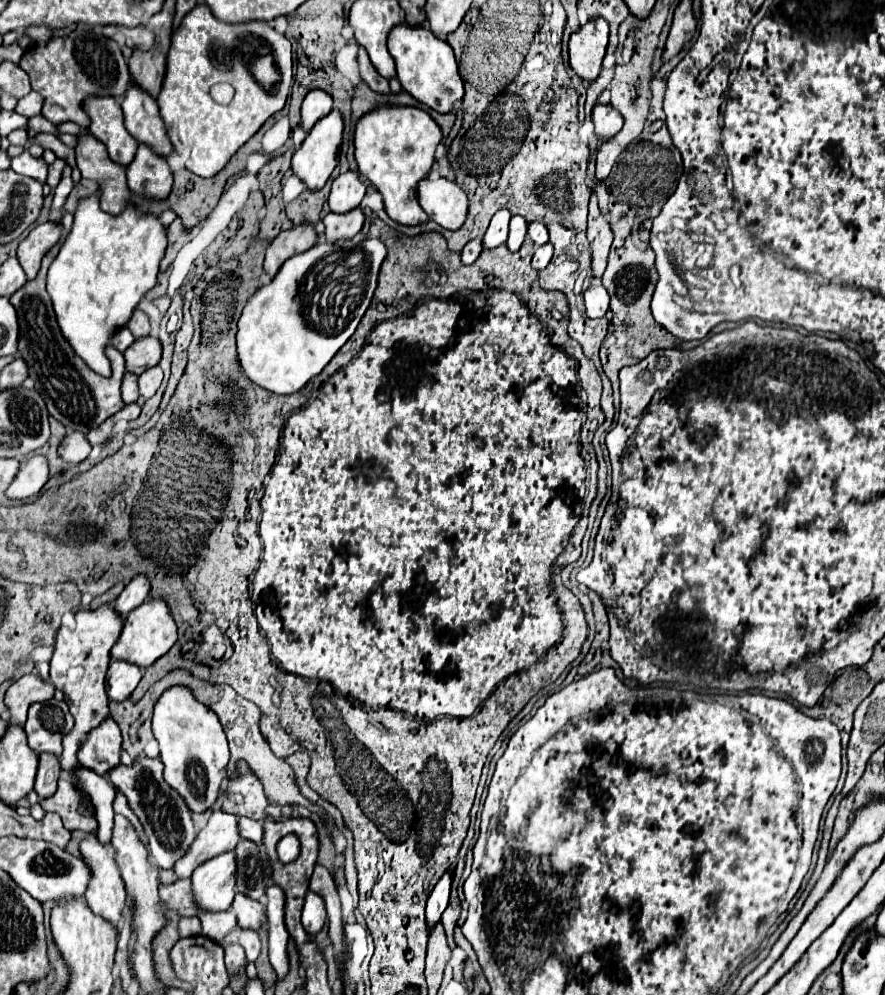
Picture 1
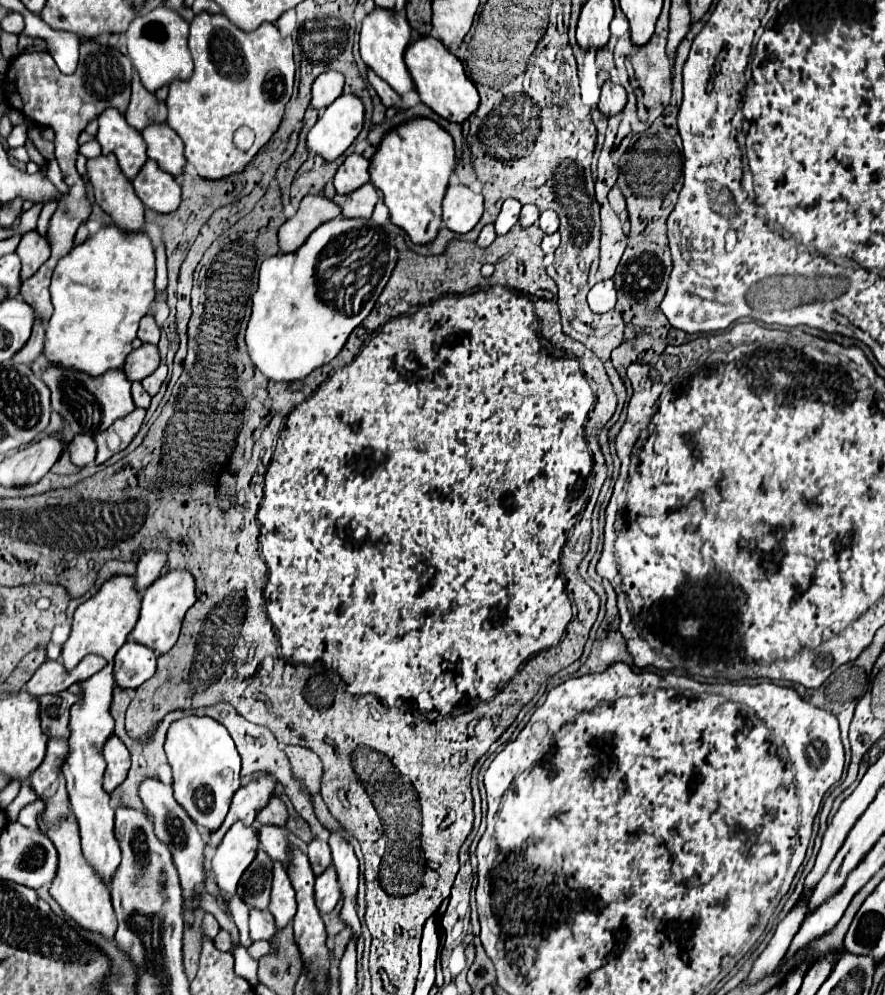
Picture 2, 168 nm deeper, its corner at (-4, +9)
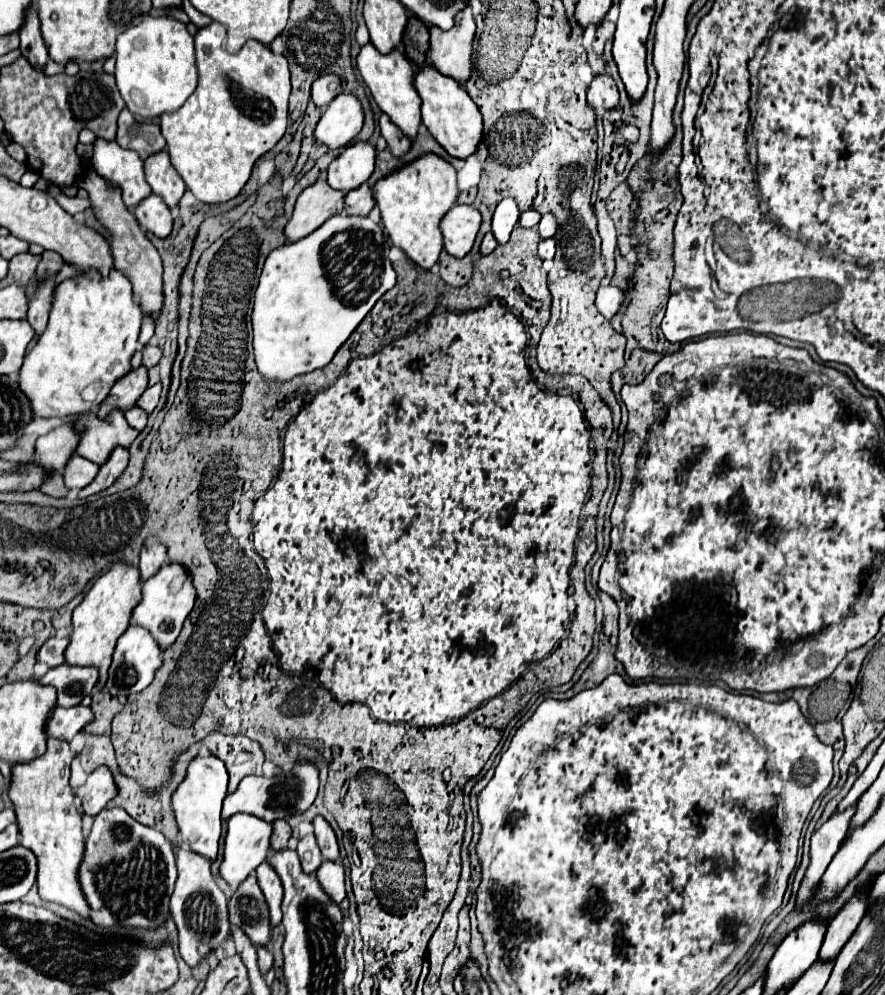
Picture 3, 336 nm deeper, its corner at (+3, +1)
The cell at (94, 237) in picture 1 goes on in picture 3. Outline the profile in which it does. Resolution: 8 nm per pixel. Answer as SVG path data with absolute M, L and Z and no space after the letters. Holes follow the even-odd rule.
M115 267L109 269L109 275L101 275L97 269L87 269L55 285L49 325L25 357L19 373L19 387L31 399L35 417L67 417L91 411L107 397L113 383L131 371L131 357L137 351L137 337L143 317L141 305L131 287L129 277Z

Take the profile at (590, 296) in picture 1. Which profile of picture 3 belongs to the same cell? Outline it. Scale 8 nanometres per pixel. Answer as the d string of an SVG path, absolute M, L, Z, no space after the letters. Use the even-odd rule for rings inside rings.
M607 285L607 287L599 287L597 291L597 297L595 297L595 305L599 309L599 313L605 317L605 319L611 319L617 309L621 307L623 303L623 291L613 287L613 285Z

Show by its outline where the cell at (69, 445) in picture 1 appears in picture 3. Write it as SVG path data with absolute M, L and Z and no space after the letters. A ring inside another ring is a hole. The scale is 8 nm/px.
M77 453L71 455L71 459L63 471L63 479L65 479L67 489L73 489L73 487L83 489L87 483L93 481L97 471L99 471L99 467L93 461L89 461Z

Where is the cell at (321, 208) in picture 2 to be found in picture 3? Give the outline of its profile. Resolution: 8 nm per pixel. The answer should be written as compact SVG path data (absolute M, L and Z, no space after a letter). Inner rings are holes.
M317 181L315 185L307 187L297 203L293 217L285 225L287 243L299 241L319 229L329 217L343 211L343 195L341 191L331 189L325 181Z

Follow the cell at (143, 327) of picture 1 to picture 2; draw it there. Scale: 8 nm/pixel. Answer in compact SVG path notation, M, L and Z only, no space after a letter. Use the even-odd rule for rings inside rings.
M146 315L146 317L140 321L138 339L140 339L142 343L158 345L158 341L160 341L160 327L156 325L156 321L154 321L154 317L152 317L152 315Z

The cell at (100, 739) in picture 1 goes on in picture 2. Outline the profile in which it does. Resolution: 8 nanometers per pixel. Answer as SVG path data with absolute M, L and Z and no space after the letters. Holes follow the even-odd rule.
M112 735L108 743L104 743L104 759L106 759L106 773L104 773L104 791L112 793L128 775L130 769L130 753L124 743Z

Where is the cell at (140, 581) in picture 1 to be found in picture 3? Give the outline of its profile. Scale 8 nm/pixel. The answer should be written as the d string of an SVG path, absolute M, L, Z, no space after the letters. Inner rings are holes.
M151 537L149 541L145 541L145 547L141 549L141 559L139 559L139 571L141 571L143 583L161 569L165 557L167 557L167 551L157 539Z

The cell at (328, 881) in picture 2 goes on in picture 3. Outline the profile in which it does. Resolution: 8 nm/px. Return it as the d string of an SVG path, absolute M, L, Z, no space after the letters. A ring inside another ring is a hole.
M323 861L317 869L317 879L321 881L323 891L333 899L333 903L341 903L345 899L345 869L339 863Z

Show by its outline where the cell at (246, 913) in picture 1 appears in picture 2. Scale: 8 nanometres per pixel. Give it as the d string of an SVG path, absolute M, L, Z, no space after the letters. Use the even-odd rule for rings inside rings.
M250 911L250 937L252 941L270 941L276 933L274 917L270 911Z

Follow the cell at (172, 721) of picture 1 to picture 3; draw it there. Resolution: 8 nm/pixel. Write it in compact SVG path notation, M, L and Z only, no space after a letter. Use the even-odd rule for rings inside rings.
M197 755L191 759L185 779L179 783L179 787L171 797L177 825L183 835L183 845L209 859L215 859L219 851L221 805L223 799L227 797L227 783L229 783L229 773L225 763L221 763L221 759L217 759L215 755Z

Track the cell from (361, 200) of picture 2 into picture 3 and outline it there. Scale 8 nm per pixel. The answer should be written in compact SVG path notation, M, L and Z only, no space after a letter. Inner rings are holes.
M363 183L361 187L357 187L345 195L345 215L367 217L369 211L373 209L373 205L375 205L375 199L373 199L369 183Z

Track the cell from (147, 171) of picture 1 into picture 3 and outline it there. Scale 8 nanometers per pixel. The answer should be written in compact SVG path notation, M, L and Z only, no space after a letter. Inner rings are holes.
M149 195L145 197L135 209L133 215L137 217L139 225L151 233L155 233L157 237L167 237L171 233L173 227L173 217L171 217L171 209L165 207L165 203L161 201L159 195Z

